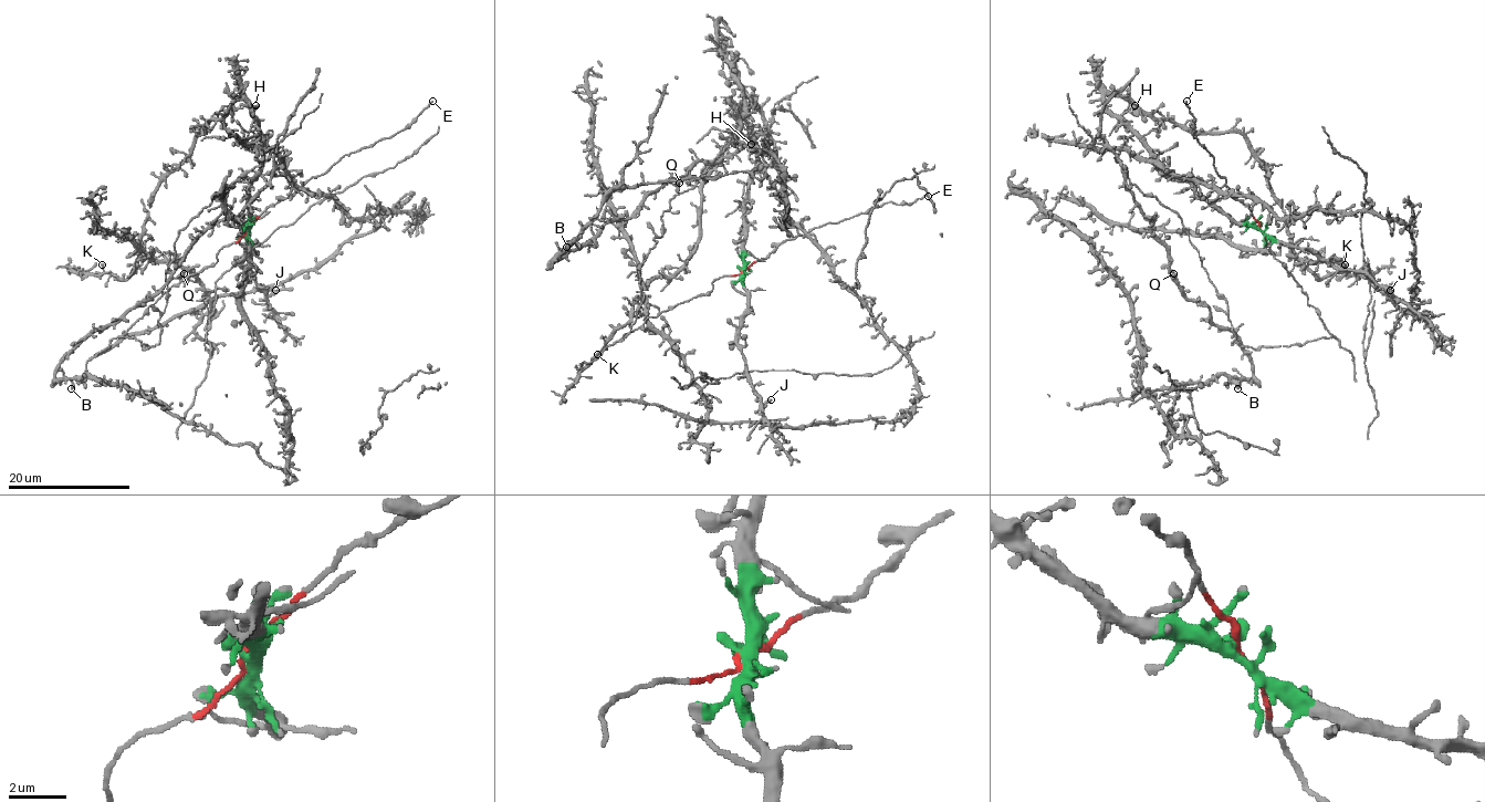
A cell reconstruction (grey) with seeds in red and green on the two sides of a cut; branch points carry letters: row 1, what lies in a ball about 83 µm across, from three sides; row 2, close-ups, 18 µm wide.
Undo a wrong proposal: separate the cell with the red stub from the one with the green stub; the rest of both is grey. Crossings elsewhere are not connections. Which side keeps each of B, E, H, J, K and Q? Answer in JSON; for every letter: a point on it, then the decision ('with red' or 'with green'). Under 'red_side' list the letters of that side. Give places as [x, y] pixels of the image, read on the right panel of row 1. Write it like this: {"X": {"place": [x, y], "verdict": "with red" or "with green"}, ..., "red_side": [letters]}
{"B": {"place": [1237, 388], "verdict": "with red"}, "E": {"place": [1187, 101], "verdict": "with red"}, "H": {"place": [1135, 105], "verdict": "with green"}, "J": {"place": [1390, 290], "verdict": "with green"}, "K": {"place": [1345, 264], "verdict": "with green"}, "Q": {"place": [1173, 273], "verdict": "with red"}, "red_side": ["B", "E", "Q"]}

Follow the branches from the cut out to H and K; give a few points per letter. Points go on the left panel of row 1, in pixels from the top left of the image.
H: (247, 229), (249, 185), (260, 167), (261, 157), (261, 131), (254, 115), (255, 105)
K: (247, 229), (261, 133), (241, 95), (207, 125), (144, 202), (138, 267), (118, 278), (101, 263)

